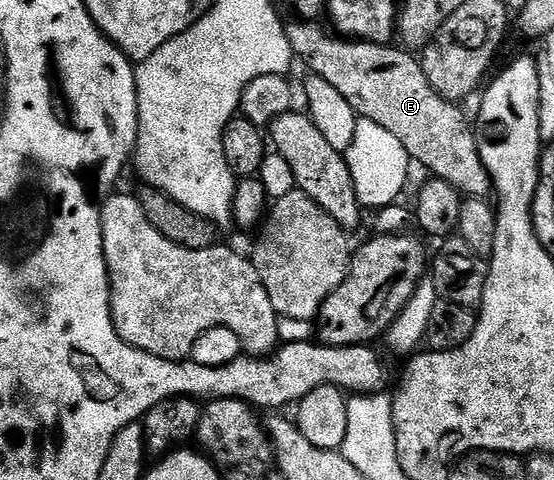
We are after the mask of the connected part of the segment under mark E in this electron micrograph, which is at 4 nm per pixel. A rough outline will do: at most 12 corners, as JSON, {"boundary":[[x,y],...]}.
{"boundary":[[285,29],[312,75],[462,197],[493,192],[464,107],[404,47]]}

